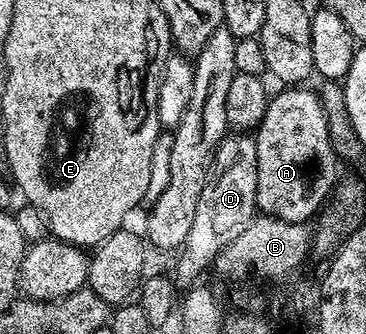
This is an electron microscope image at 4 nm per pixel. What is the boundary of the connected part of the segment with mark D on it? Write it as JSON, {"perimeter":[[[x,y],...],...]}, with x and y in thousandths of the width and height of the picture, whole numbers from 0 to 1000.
{"perimeter":[[[675,404],[617,407],[587,443],[585,497],[593,509],[549,575],[527,680],[484,751],[489,778],[478,787],[473,823],[481,838],[503,835],[511,853],[530,850],[555,805],[582,775],[596,778],[607,766],[617,740],[669,692],[702,638],[702,458],[694,413]]]}

